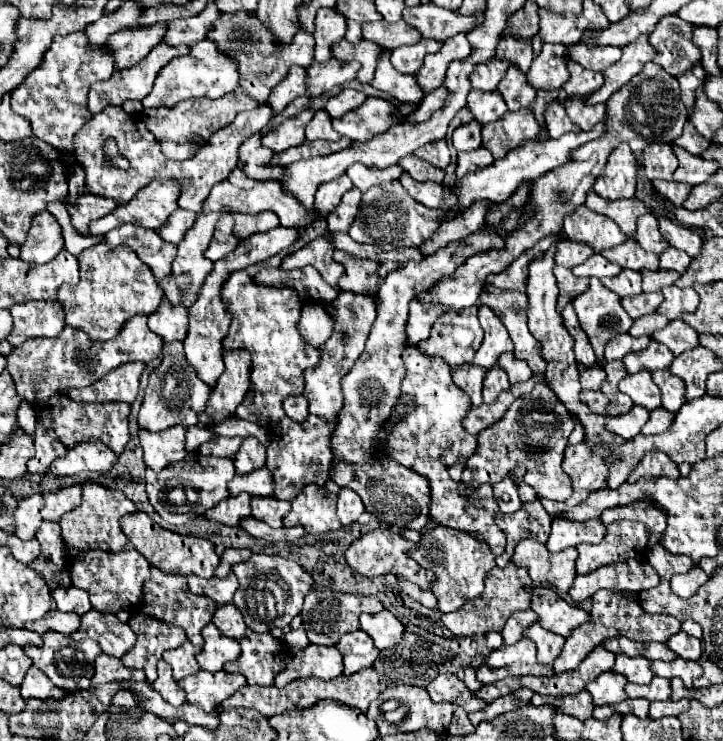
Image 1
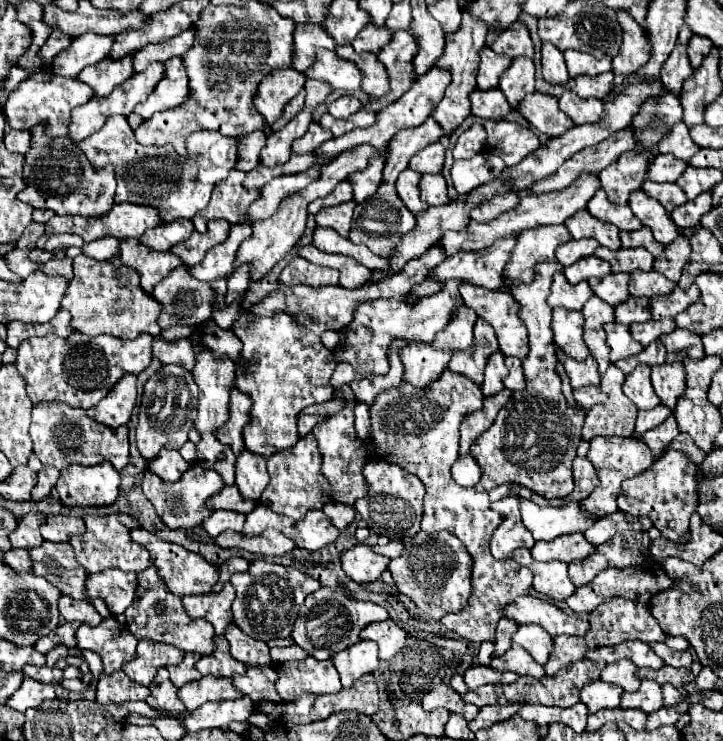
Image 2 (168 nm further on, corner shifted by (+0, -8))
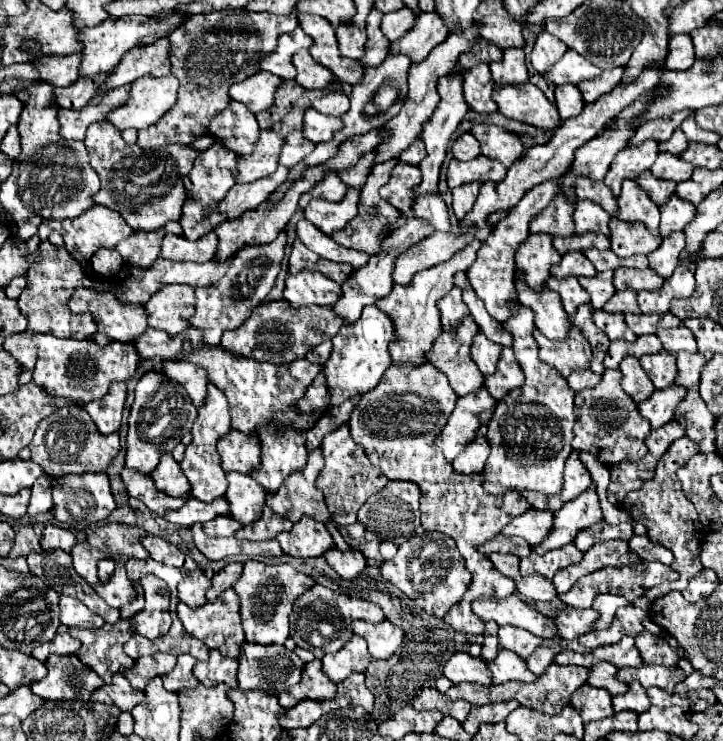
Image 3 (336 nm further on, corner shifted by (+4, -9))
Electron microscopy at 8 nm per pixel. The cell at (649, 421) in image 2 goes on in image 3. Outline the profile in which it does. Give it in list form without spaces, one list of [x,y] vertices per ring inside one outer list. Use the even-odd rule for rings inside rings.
[[[673,385],[665,391],[655,389],[653,397],[649,397],[647,401],[643,401],[639,405],[639,413],[645,419],[649,419],[653,429],[659,429],[675,417],[675,409],[681,403],[681,399],[685,399],[685,389],[683,387]]]

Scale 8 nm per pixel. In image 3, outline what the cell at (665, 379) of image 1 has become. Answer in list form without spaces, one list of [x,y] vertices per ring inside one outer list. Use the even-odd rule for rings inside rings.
[[[659,351],[655,355],[643,355],[639,361],[657,389],[665,389],[673,385],[677,377],[677,363],[669,351]]]

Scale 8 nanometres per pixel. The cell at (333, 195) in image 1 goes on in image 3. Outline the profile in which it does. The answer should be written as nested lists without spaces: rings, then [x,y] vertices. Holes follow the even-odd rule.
[[[327,173],[325,179],[323,179],[321,183],[317,183],[317,187],[311,187],[307,193],[301,195],[301,199],[299,199],[299,207],[305,209],[313,197],[321,197],[321,199],[325,199],[325,201],[333,201],[333,203],[337,203],[337,201],[343,199],[345,191],[347,191],[345,183],[343,183],[335,173]]]

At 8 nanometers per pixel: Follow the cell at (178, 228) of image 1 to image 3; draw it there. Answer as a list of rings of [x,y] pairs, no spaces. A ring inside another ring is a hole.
[[[167,223],[165,227],[157,231],[135,231],[131,237],[123,239],[117,245],[117,251],[123,257],[123,263],[133,265],[133,267],[151,267],[153,261],[159,257],[161,249],[161,239],[167,233],[181,235],[181,225],[179,223]]]

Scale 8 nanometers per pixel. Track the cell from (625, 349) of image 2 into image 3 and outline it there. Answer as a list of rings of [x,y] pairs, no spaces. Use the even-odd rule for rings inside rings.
[[[599,309],[599,311],[593,311],[593,321],[597,327],[601,327],[607,337],[613,341],[613,339],[625,339],[625,341],[635,341],[637,335],[633,335],[633,331],[629,331],[627,323],[625,323],[625,317],[621,313],[613,313],[609,315],[607,311]]]

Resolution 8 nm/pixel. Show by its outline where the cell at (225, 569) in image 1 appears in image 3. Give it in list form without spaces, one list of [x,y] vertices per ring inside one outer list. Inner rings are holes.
[[[229,563],[227,567],[223,567],[219,573],[215,573],[213,577],[213,585],[207,591],[207,599],[213,603],[225,589],[233,587],[233,583],[237,583],[237,579],[241,577],[243,565],[241,563]]]

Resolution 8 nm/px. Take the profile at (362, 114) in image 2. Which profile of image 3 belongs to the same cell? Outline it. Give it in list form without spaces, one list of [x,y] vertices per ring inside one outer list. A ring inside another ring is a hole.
[[[315,109],[305,111],[303,135],[305,135],[305,139],[309,139],[313,143],[329,141],[341,127],[343,127],[343,123],[339,117],[327,117]]]

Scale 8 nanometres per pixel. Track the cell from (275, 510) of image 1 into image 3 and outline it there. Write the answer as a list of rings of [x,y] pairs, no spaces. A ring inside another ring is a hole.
[[[269,507],[263,509],[263,517],[251,525],[241,527],[241,531],[237,531],[237,539],[249,539],[249,541],[269,541],[275,539],[277,533],[281,531],[291,531],[293,523],[281,515],[277,515],[275,511],[271,511]]]

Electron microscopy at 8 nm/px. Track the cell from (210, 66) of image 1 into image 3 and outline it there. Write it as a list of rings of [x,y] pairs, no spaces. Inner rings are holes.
[[[173,75],[167,77],[141,77],[131,83],[129,99],[107,115],[119,131],[145,129],[153,125],[165,111],[169,111],[177,99],[179,83]]]

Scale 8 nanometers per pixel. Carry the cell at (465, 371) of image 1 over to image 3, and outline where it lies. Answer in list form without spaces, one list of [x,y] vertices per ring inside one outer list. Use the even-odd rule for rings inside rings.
[[[393,363],[381,377],[381,383],[359,397],[357,407],[349,417],[349,431],[355,443],[367,449],[373,465],[383,469],[387,479],[419,485],[423,529],[441,531],[457,541],[457,549],[467,561],[473,581],[469,591],[443,621],[455,631],[479,635],[483,633],[485,623],[471,611],[473,599],[509,597],[515,591],[515,583],[501,575],[485,555],[477,553],[477,547],[495,537],[513,517],[531,509],[531,503],[517,491],[505,491],[503,495],[487,493],[481,489],[481,475],[457,475],[451,463],[441,455],[435,437],[445,427],[455,401],[457,395],[449,387],[449,381],[431,363],[421,363],[421,367],[413,367],[413,363]]]

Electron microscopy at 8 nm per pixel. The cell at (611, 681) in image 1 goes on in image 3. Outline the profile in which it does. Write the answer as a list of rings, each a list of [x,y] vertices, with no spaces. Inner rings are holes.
[[[581,685],[573,695],[571,695],[571,707],[579,711],[583,723],[611,717],[613,707],[611,707],[611,697],[607,691],[591,687],[591,685]]]

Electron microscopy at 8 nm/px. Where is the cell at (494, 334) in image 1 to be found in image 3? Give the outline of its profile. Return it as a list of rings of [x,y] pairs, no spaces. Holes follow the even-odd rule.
[[[467,315],[461,319],[461,327],[457,327],[457,331],[443,331],[429,351],[429,363],[449,379],[449,385],[459,397],[475,393],[483,387],[483,375],[469,357],[471,341],[477,331],[477,323],[471,315]]]

